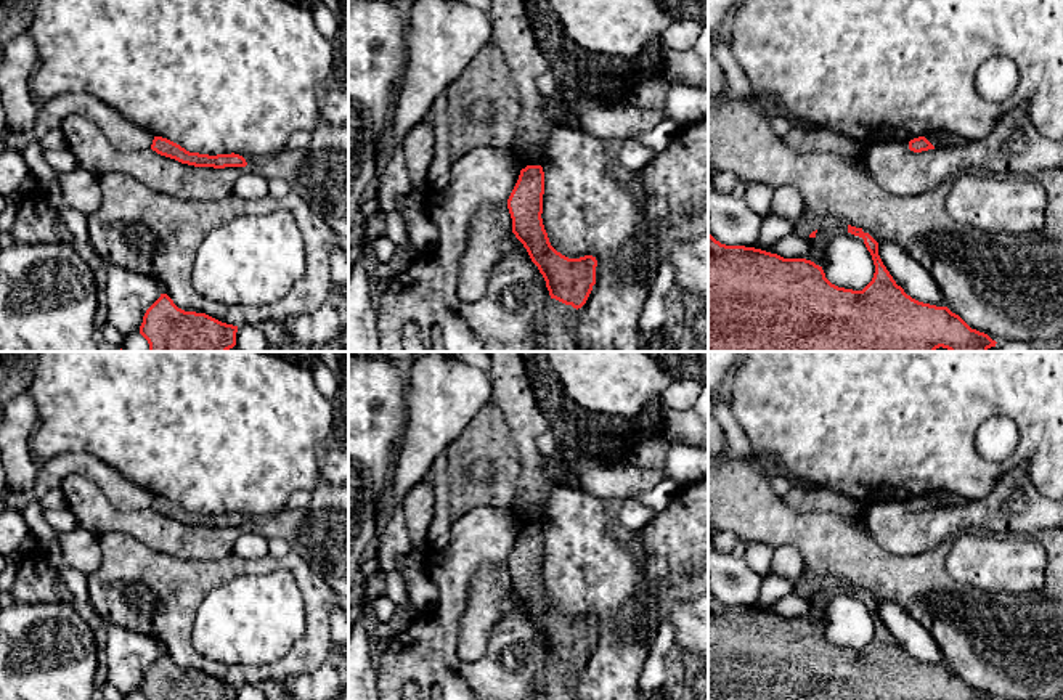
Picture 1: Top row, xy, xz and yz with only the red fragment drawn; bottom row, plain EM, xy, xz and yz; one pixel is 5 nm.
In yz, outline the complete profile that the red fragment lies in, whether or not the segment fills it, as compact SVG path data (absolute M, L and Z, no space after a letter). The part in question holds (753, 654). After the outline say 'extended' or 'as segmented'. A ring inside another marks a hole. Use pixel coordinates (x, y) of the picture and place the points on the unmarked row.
M862 588L848 592L864 599L875 633L862 650L832 644L822 629L806 618L784 618L755 607L726 605L708 592L708 700L992 700L971 689L947 666L918 661L896 644L878 615L878 602Z | as segmented

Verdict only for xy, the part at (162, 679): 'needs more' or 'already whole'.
already whole

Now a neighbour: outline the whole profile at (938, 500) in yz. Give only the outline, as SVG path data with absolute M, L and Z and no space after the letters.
M931 493L925 496L935 507L963 507L968 501L949 493Z

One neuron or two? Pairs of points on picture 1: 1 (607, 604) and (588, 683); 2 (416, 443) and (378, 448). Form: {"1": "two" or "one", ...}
{"1": "one", "2": "two"}

